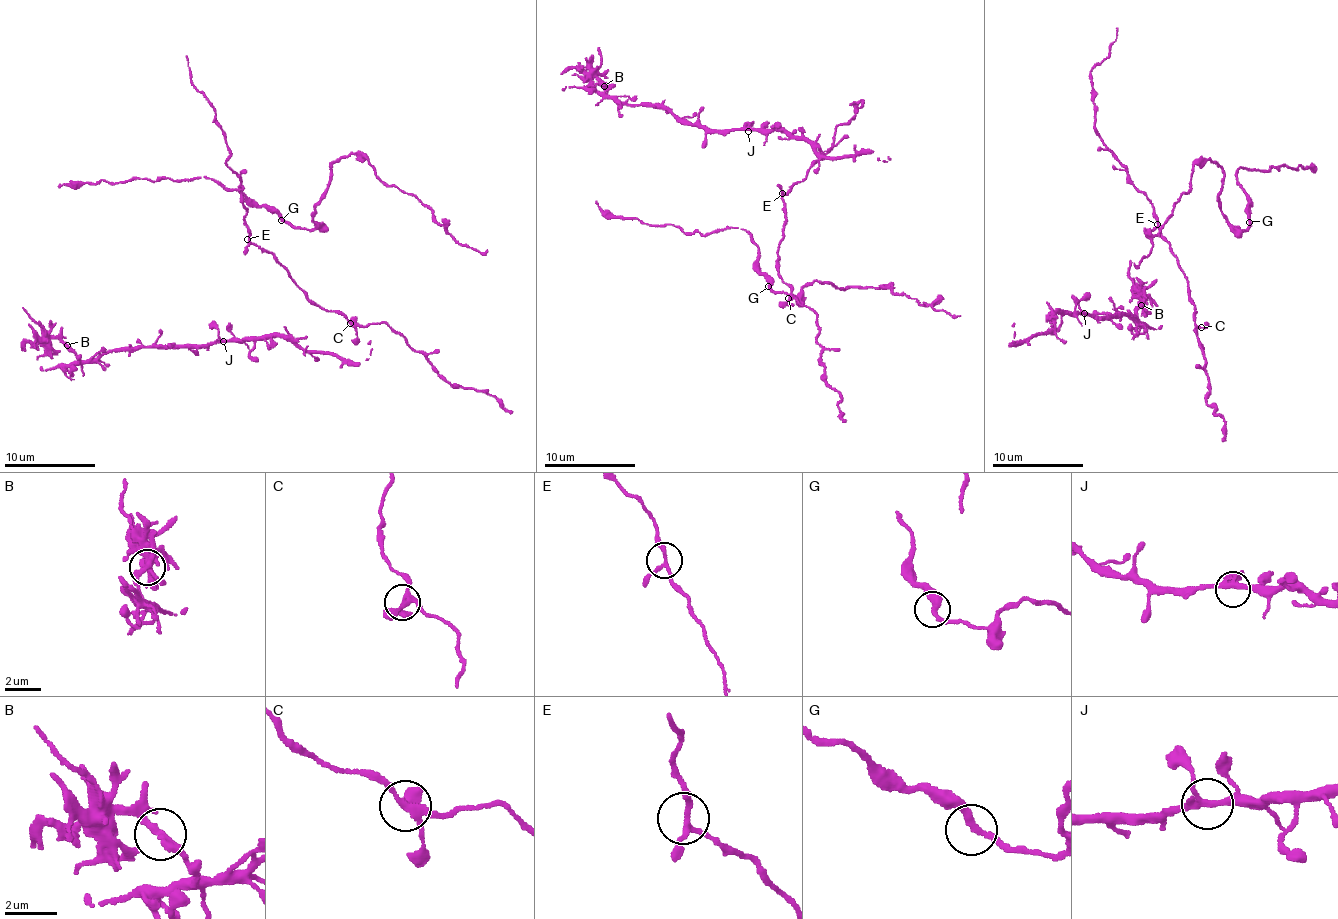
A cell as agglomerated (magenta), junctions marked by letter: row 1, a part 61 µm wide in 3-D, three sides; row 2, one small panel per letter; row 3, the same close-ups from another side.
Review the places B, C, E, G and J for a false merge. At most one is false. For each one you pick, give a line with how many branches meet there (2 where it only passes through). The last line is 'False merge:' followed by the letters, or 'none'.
B: 3 branches meet
False merge: B

